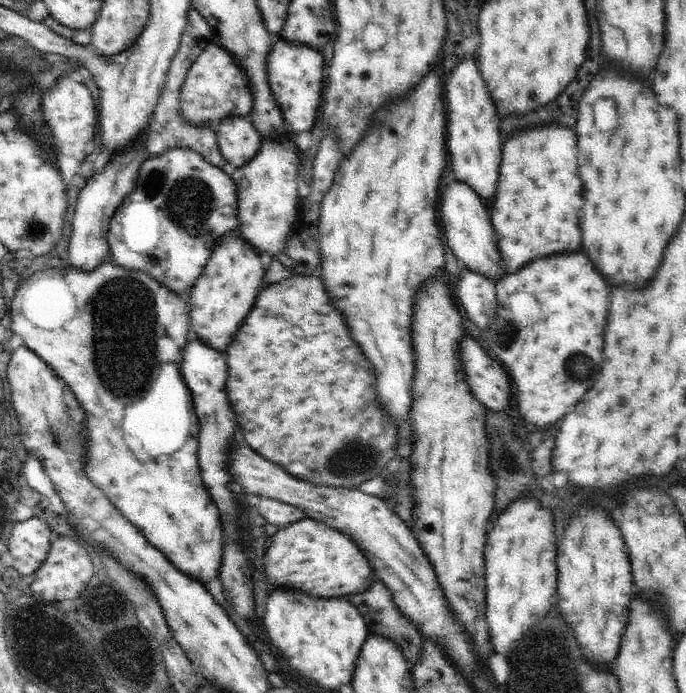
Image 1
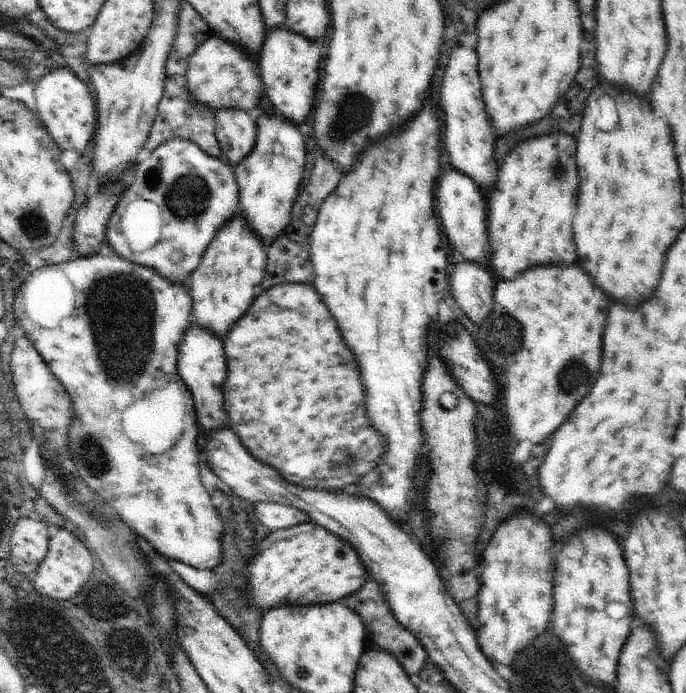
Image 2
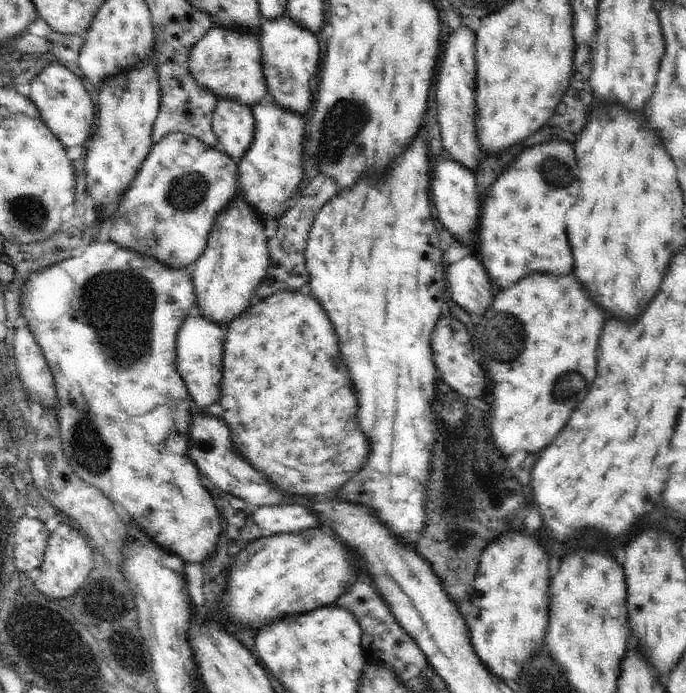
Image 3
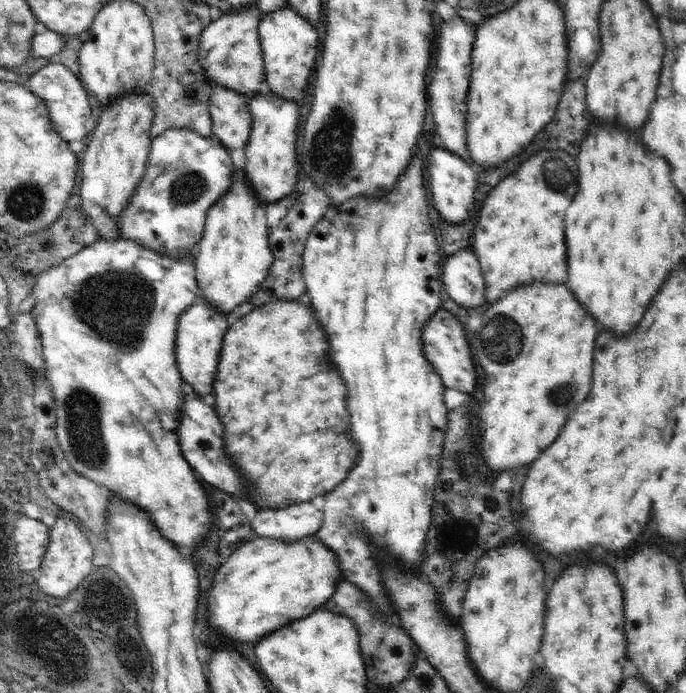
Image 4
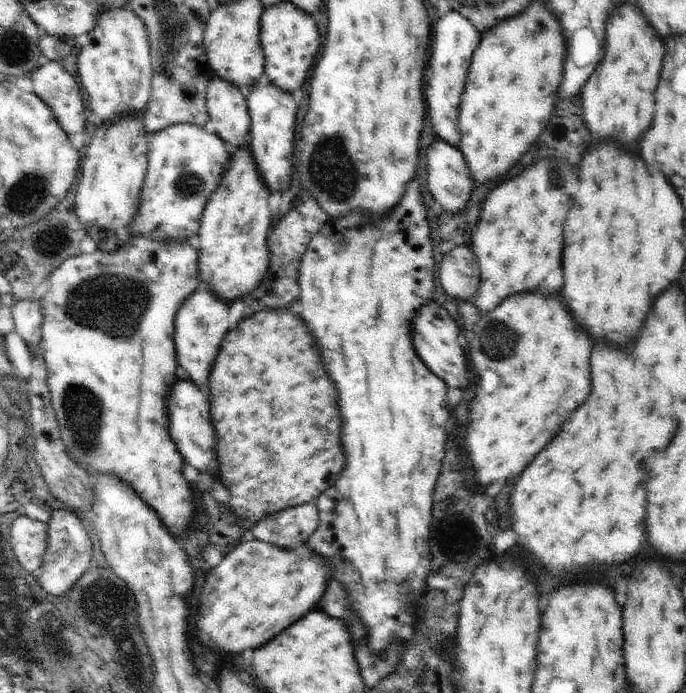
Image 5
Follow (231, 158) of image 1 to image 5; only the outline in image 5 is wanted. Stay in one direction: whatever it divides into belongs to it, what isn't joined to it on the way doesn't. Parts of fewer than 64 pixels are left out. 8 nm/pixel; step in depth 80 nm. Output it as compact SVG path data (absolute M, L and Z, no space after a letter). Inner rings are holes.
M212 74L207 88L208 122L203 126L210 134L218 135L224 142L237 148L248 148L248 136L251 129L251 118L247 107L247 97L244 90L228 81Z

